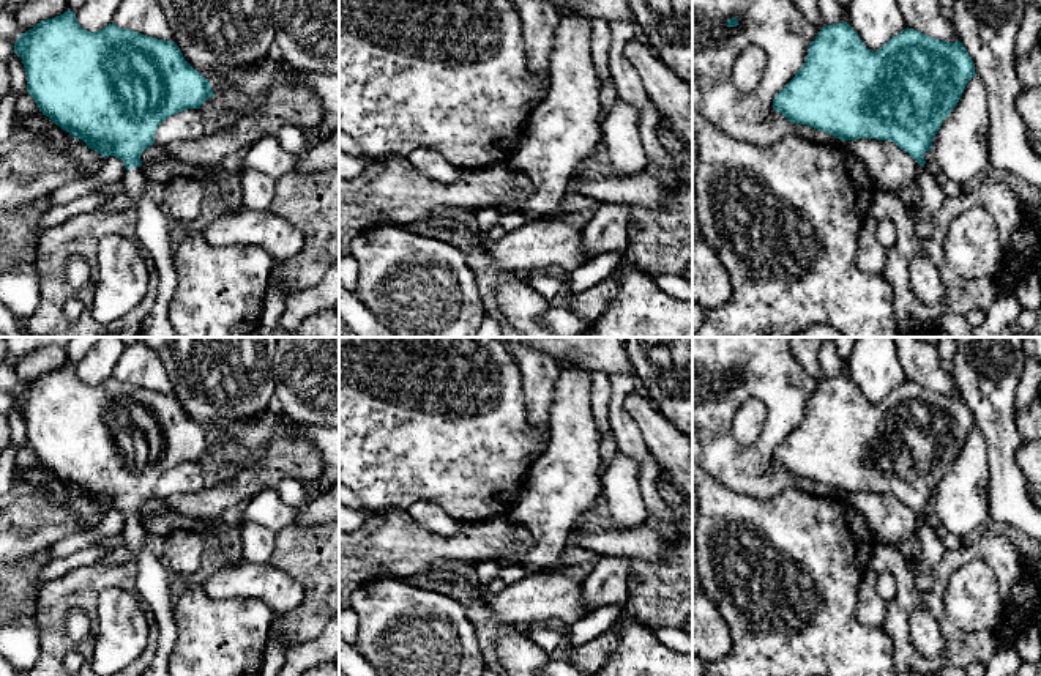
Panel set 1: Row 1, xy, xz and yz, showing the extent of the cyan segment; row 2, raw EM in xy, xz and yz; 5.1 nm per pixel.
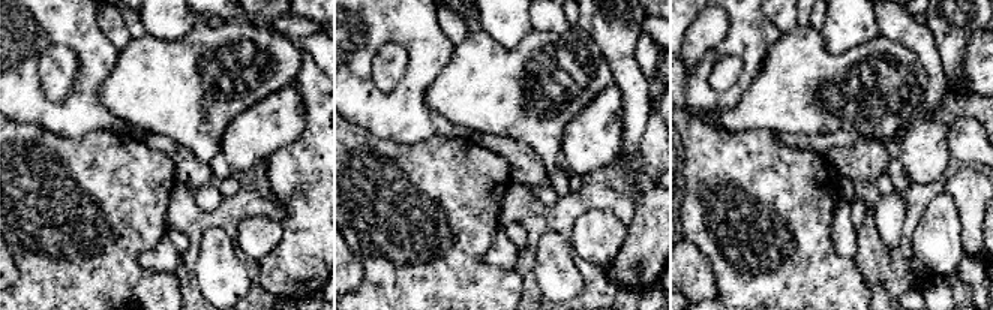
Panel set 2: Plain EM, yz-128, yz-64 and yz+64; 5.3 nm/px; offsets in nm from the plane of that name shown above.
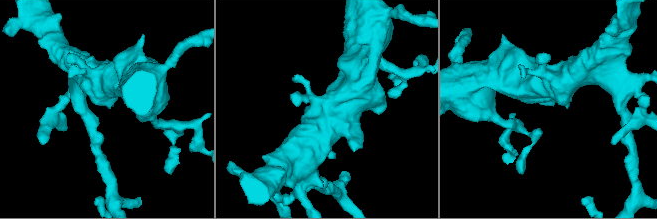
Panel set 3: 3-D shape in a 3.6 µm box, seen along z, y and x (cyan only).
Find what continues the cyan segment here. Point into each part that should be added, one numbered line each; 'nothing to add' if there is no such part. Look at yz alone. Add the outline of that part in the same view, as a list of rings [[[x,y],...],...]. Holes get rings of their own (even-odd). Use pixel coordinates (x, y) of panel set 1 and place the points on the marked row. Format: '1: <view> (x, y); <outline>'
1: yz (931, 188); [[[918,164],[915,186],[921,192],[921,202],[913,208],[916,216],[916,236],[927,240],[932,233],[932,217],[946,199],[943,194],[943,180],[929,175],[924,167]]]

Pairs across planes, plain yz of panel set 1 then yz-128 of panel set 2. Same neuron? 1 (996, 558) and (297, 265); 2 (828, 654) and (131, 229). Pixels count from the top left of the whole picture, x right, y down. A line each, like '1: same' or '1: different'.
1: different
2: same

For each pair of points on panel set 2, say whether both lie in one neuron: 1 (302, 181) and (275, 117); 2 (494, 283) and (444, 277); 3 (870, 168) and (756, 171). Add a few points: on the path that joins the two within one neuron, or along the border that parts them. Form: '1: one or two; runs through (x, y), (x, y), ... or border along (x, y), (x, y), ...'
1: two; border along (306, 114), (303, 134), (270, 153), (258, 165)
2: one; runs through (482, 283), (473, 276), (456, 277)
3: two; border along (825, 157), (842, 175)

